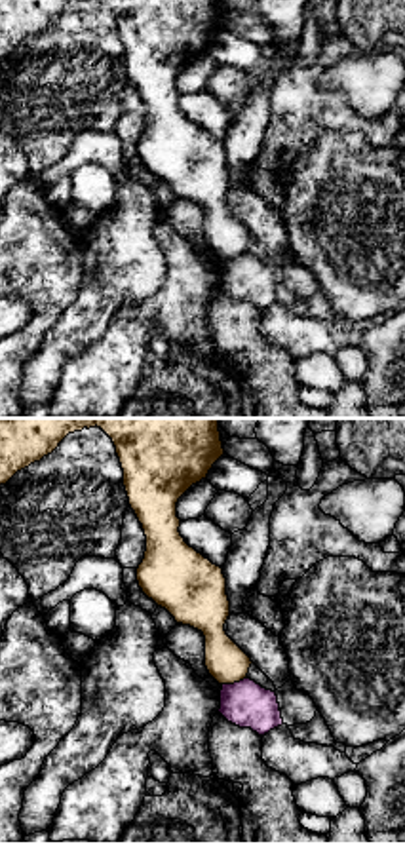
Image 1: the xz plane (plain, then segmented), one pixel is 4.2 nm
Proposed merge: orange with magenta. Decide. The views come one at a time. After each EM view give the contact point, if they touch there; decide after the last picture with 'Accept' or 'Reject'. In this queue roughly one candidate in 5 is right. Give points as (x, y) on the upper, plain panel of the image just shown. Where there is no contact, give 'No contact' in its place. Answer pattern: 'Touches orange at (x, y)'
Touches orange at (234, 255)

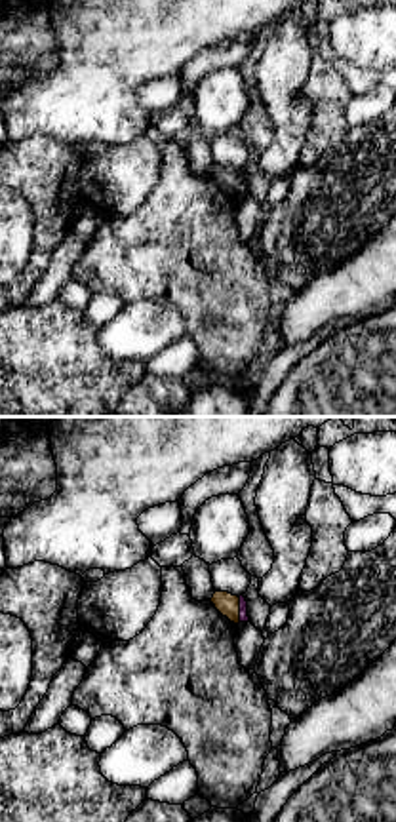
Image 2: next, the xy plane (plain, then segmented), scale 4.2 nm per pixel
Touches orange at (238, 185)

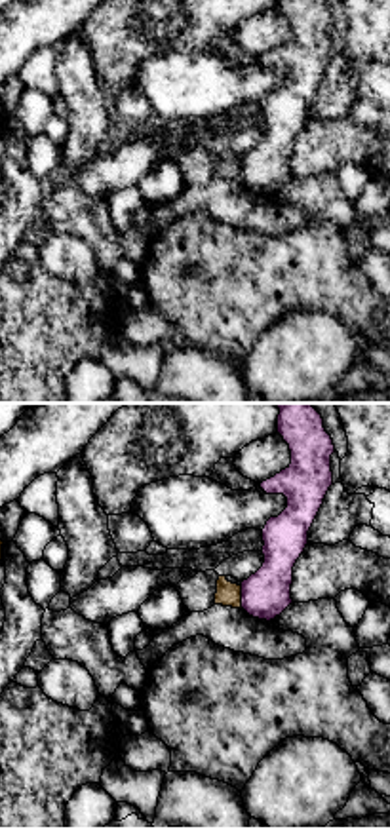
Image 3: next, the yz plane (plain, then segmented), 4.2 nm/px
Touches orange at (240, 172)

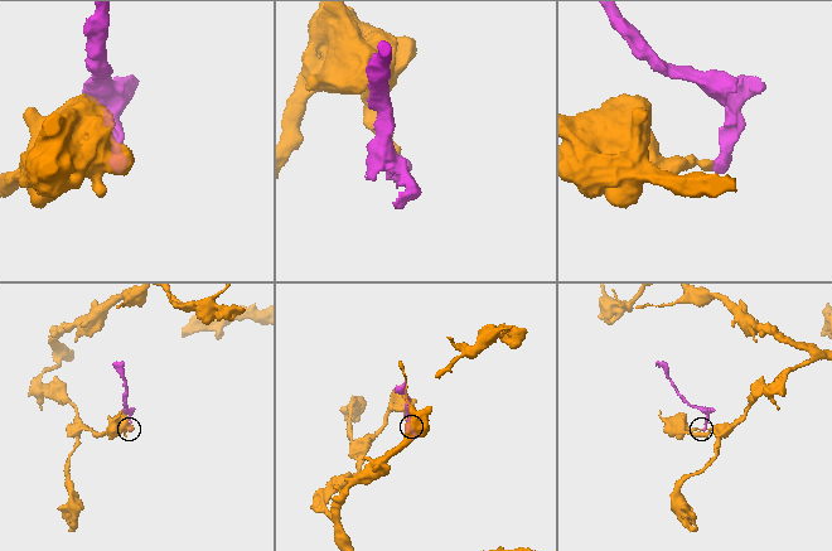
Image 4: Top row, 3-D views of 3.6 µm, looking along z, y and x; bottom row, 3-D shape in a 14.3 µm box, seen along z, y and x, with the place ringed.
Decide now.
Reject

